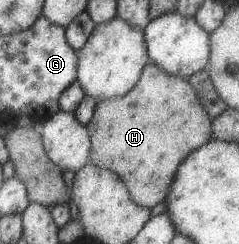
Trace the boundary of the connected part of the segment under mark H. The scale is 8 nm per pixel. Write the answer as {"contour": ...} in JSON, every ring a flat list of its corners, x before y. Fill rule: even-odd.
{"contour":[[147,63,143,66,137,83,125,95,96,103,93,117,86,125,90,139,90,163,115,173,125,184,131,201,150,209,164,201,168,185,183,157,191,149,197,149,211,140,211,126,209,116,186,79,169,75,155,64],[165,111,167,115,187,115,181,117,177,125,171,125,171,135,167,139,167,161,165,143,159,141,159,123,165,121]]}

